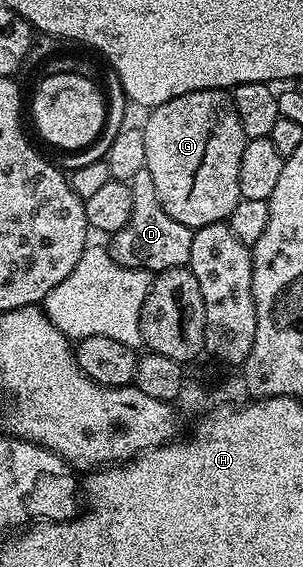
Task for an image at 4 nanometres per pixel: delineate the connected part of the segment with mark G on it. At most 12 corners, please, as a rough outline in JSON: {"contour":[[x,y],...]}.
{"contour":[[234,99],[153,107],[146,168],[172,220],[225,223],[247,144]]}

